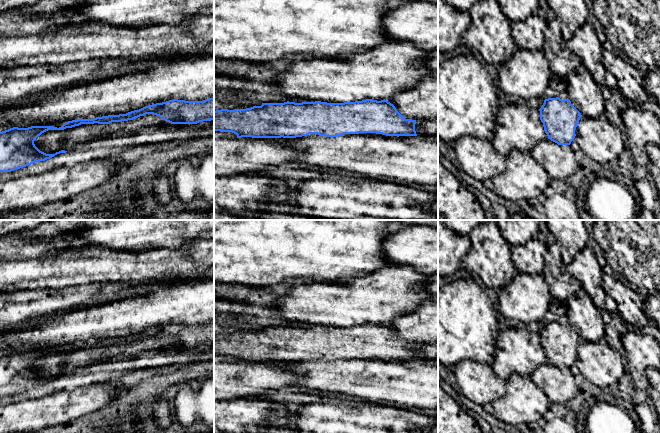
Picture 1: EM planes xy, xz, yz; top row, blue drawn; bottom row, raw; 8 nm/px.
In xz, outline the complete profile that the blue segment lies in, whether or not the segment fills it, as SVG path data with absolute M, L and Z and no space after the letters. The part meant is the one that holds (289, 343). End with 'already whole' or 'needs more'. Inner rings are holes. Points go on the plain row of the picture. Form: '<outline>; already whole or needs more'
M366 323L355 326L262 327L246 333L214 335L214 355L232 356L237 362L296 362L307 359L337 361L344 359L417 360L416 344L405 343L387 324Z; needs more

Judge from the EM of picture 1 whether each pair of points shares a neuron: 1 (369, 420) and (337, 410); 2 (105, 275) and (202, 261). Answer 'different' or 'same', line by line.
1: same
2: same

